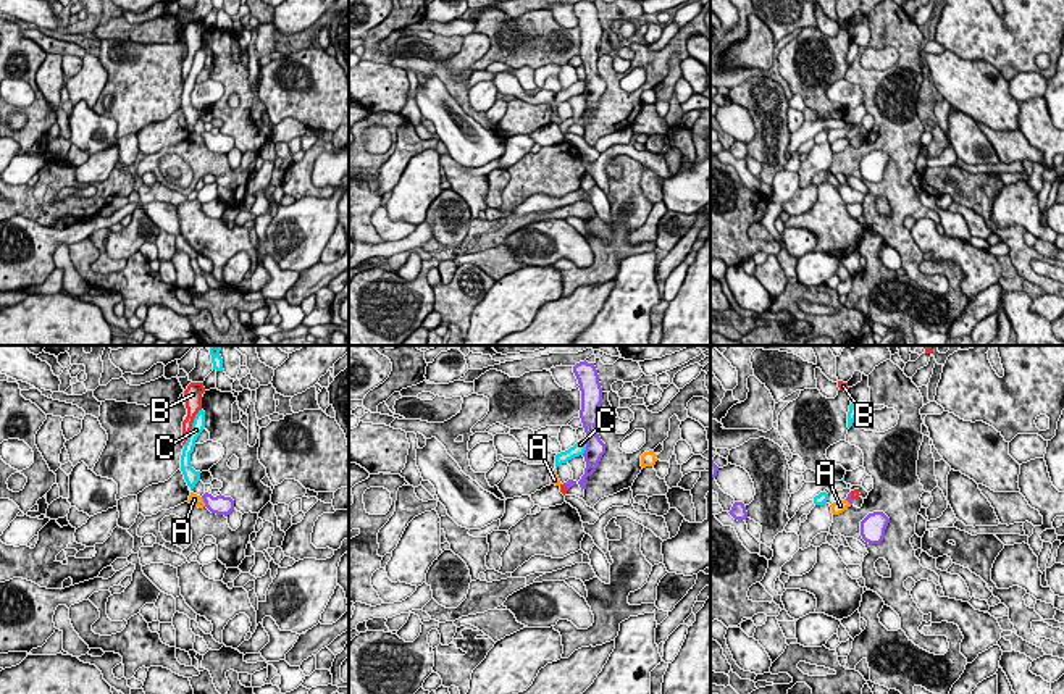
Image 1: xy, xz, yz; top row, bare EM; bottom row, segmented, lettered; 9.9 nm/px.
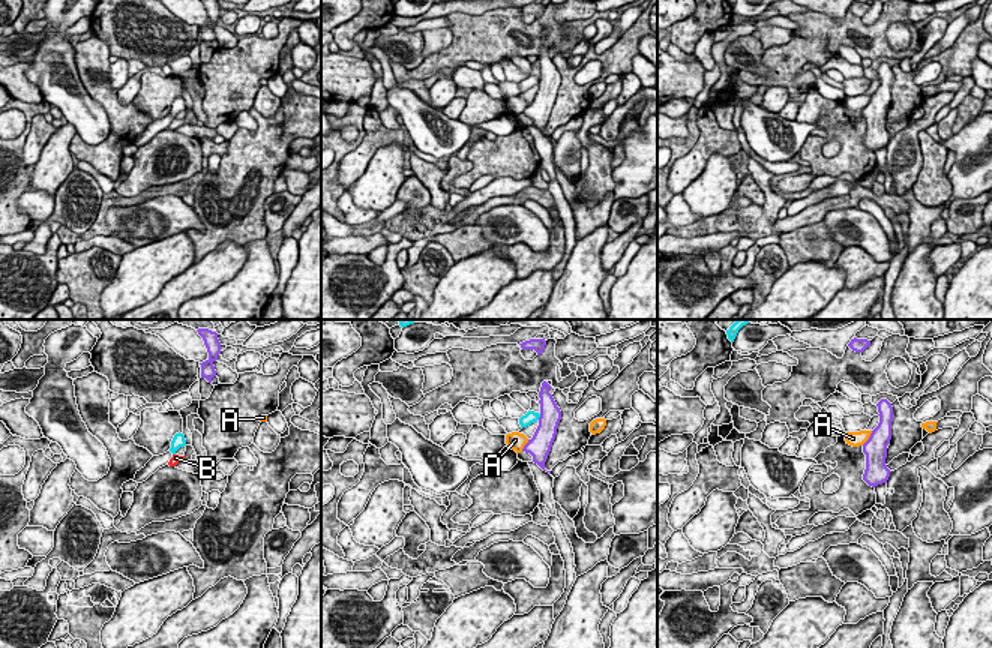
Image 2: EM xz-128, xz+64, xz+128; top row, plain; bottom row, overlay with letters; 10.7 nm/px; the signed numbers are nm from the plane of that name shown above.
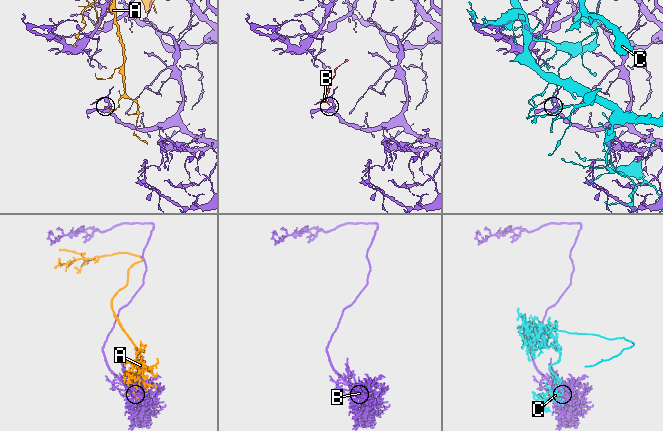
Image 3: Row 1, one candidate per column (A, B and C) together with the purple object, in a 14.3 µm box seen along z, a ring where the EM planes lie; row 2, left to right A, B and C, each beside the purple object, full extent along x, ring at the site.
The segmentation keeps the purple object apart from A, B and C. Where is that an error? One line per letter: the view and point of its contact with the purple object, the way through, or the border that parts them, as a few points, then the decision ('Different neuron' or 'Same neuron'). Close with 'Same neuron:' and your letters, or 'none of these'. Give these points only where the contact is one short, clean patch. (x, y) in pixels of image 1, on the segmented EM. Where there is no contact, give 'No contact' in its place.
A: Touches purple at xy (204, 501). Different neuron
B: Touches purple at yz (850, 496). Path across: yz (848, 497), (850, 496), (854, 494). Same neuron
C: Touches purple at xz (586, 449). Different neuron
Same neuron: B

